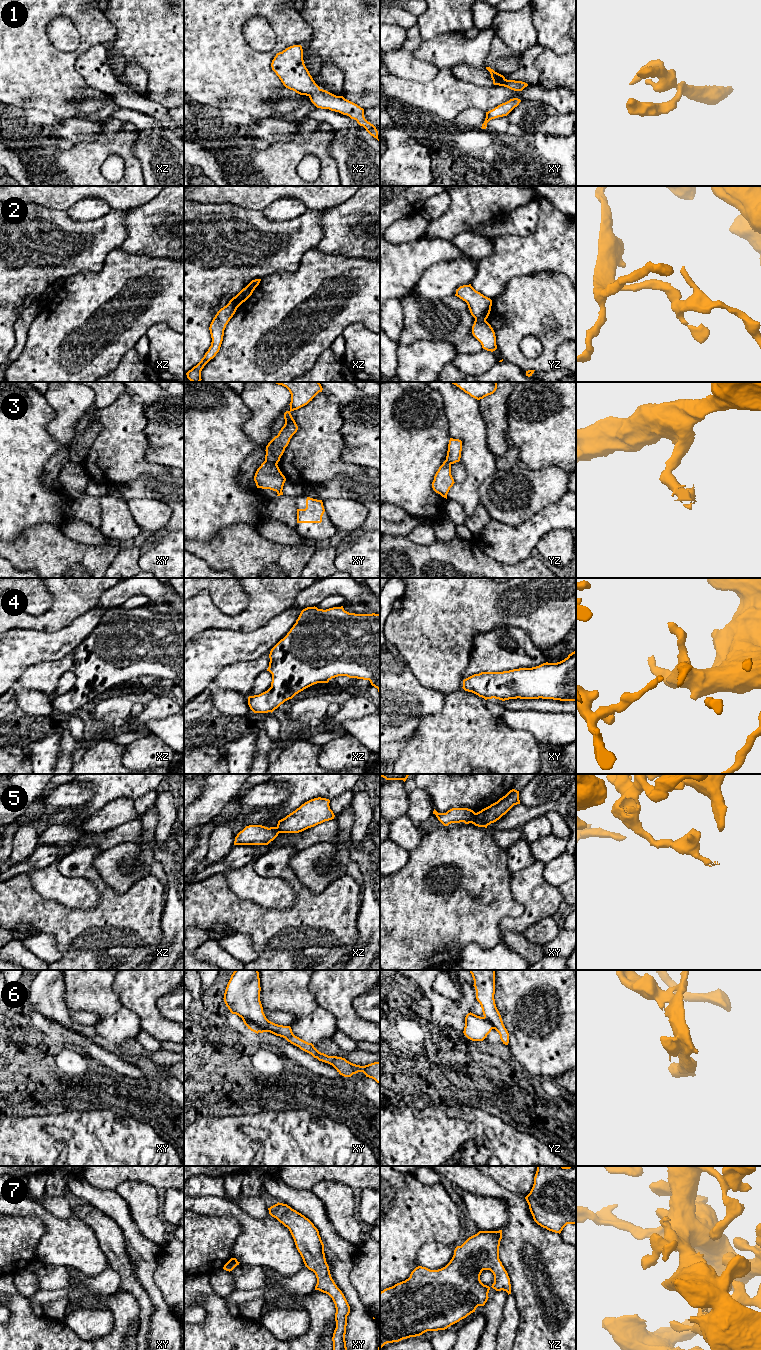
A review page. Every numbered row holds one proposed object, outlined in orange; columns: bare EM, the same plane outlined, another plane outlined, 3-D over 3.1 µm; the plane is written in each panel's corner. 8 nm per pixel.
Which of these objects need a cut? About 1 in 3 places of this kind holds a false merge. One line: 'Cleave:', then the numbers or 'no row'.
Cleave: 2, 3, 5, 6

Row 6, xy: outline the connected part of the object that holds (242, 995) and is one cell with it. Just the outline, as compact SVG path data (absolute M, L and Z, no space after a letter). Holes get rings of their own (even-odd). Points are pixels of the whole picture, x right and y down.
M235 970L227 984L223 999L232 1014L285 1038L319 1061L332 1065L340 1075L351 1077L353 1074L363 1072L366 1077L372 1078L380 1084L380 1062L360 1066L342 1057L328 1056L319 1052L312 1043L295 1036L290 1026L278 1025L269 1021L263 1012L260 991L258 970Z

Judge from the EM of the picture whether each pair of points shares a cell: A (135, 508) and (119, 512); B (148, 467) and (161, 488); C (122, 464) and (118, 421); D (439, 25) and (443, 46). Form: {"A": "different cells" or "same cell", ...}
{"A": "different cells", "B": "different cells", "C": "same cell", "D": "different cells"}

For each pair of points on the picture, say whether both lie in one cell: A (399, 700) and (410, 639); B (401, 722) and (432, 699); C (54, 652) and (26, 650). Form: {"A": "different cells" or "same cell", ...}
{"A": "different cells", "B": "same cell", "C": "same cell"}

